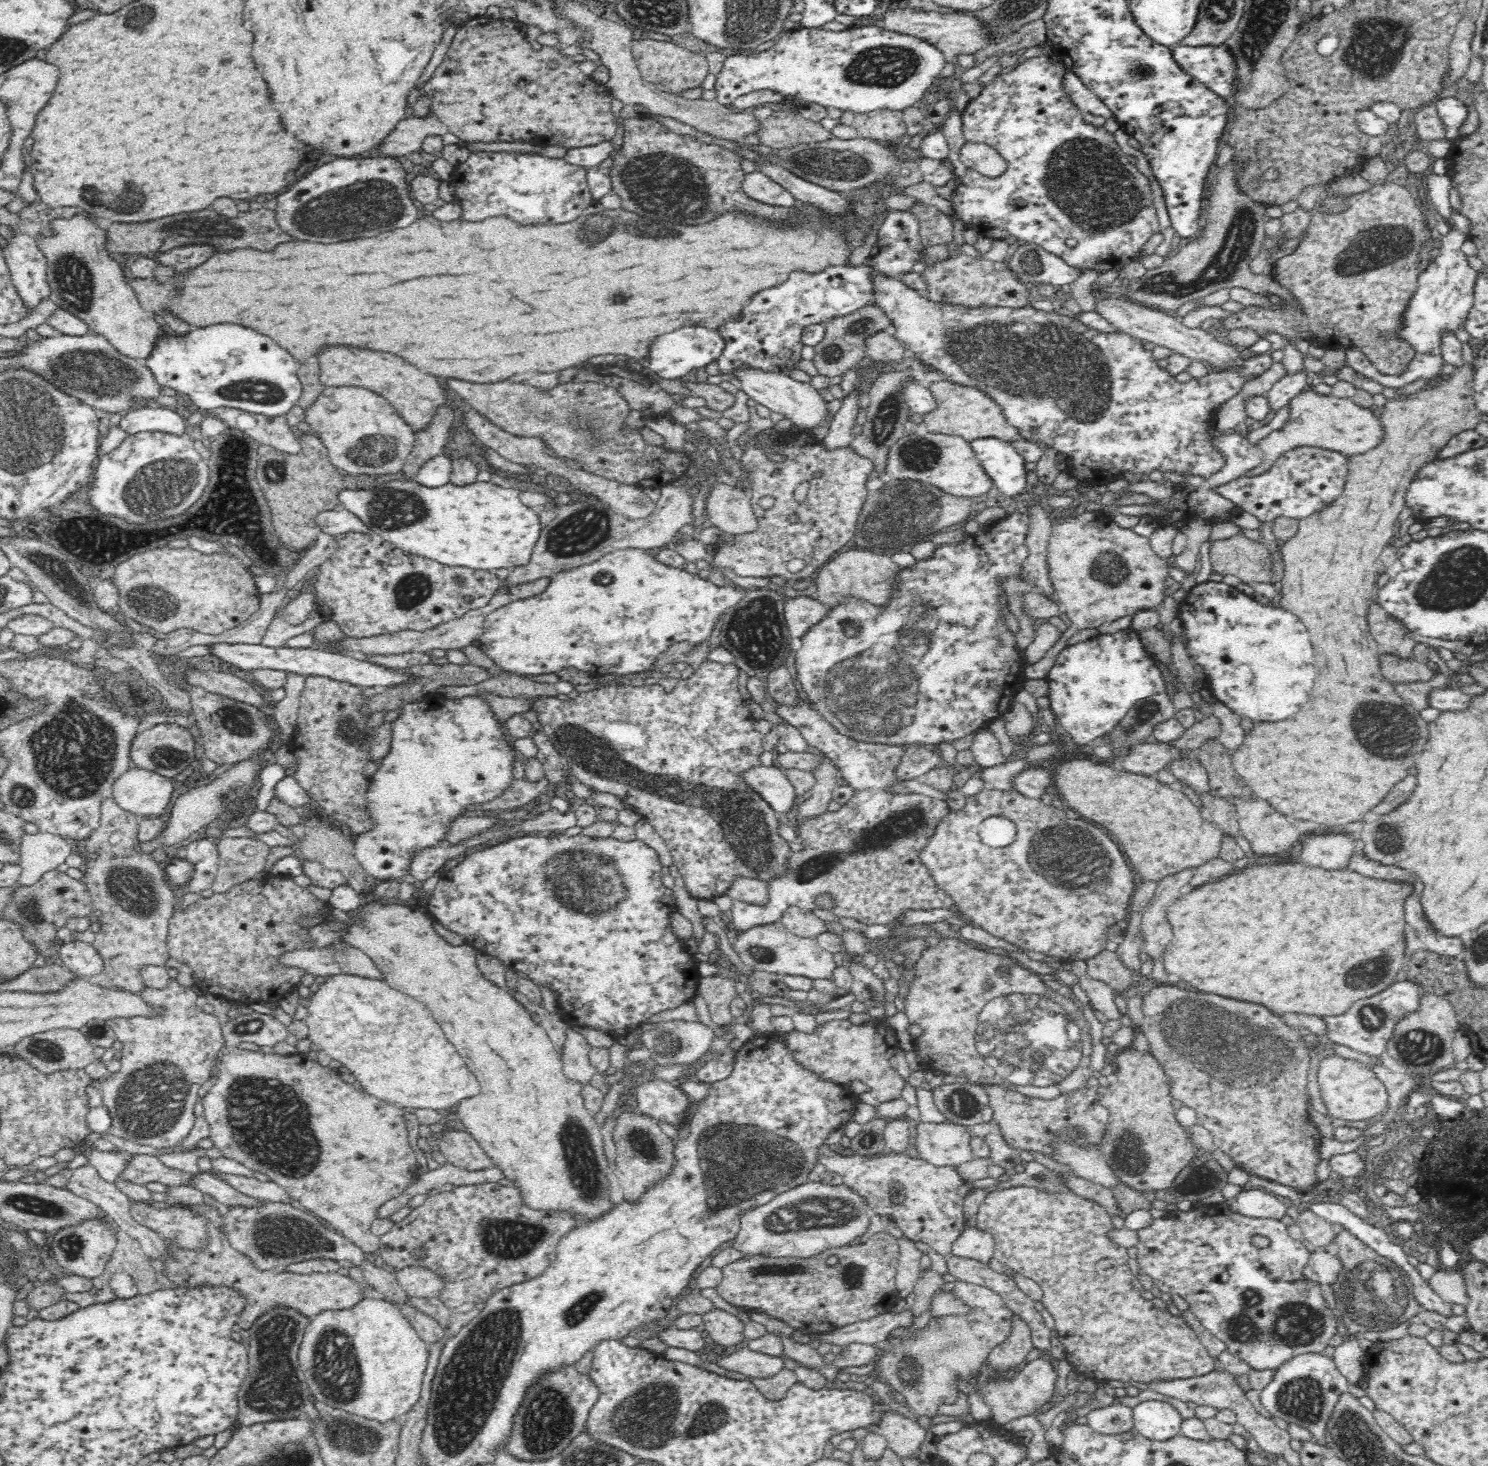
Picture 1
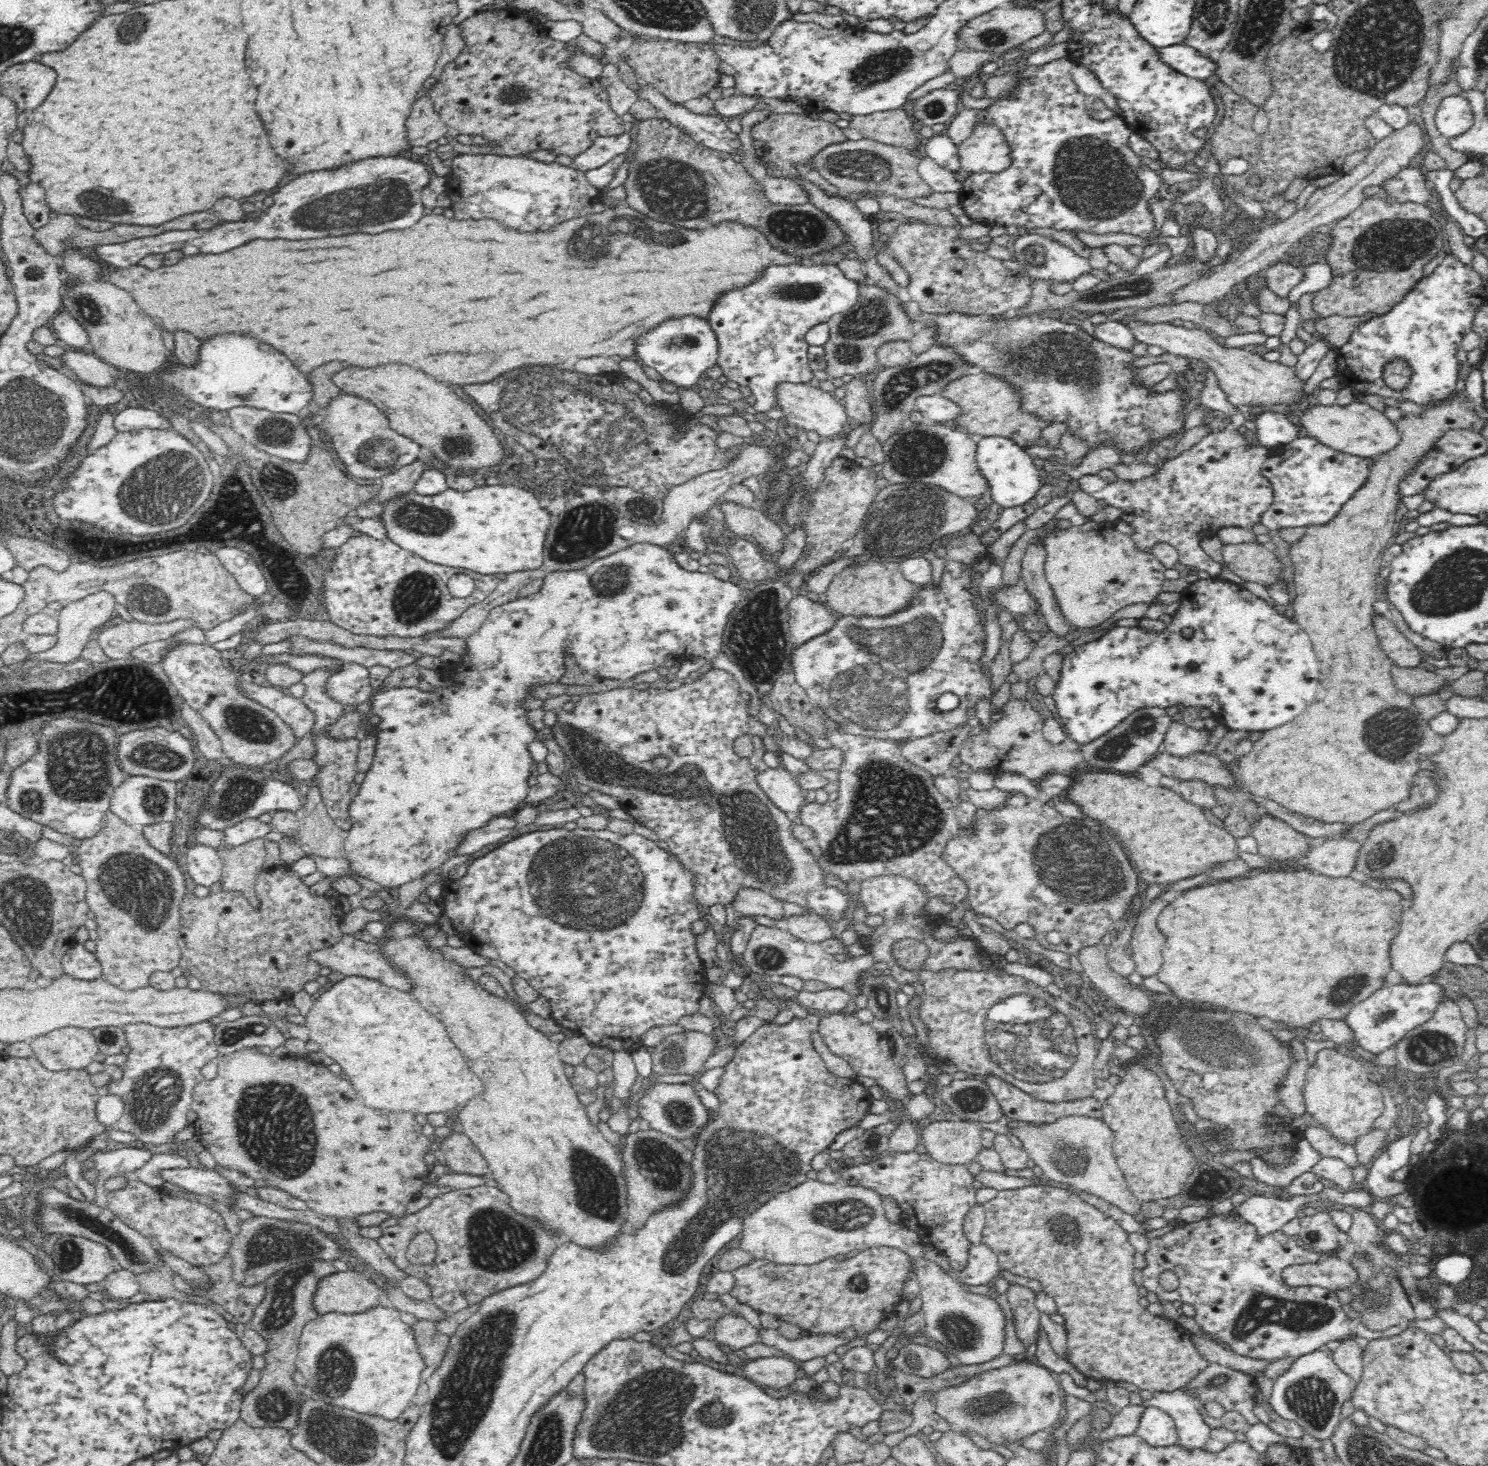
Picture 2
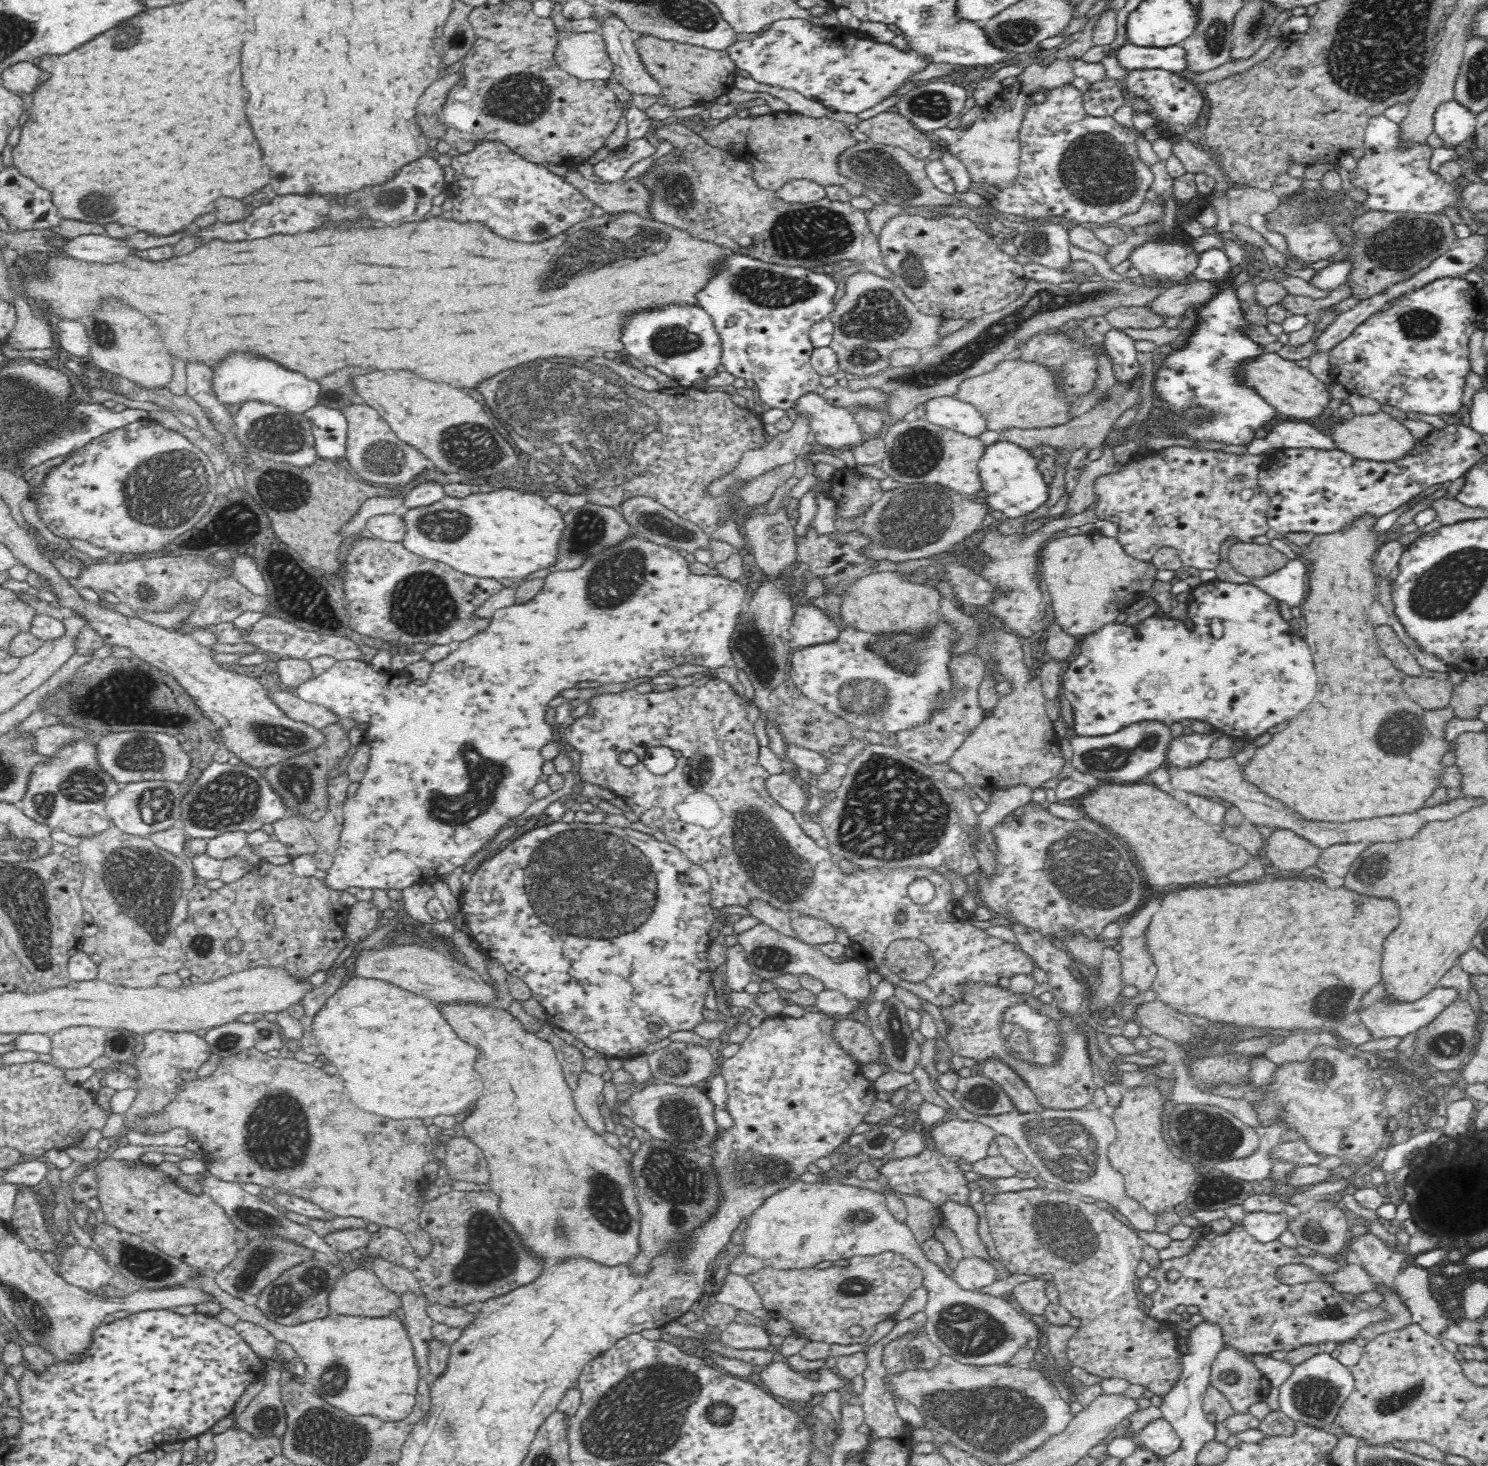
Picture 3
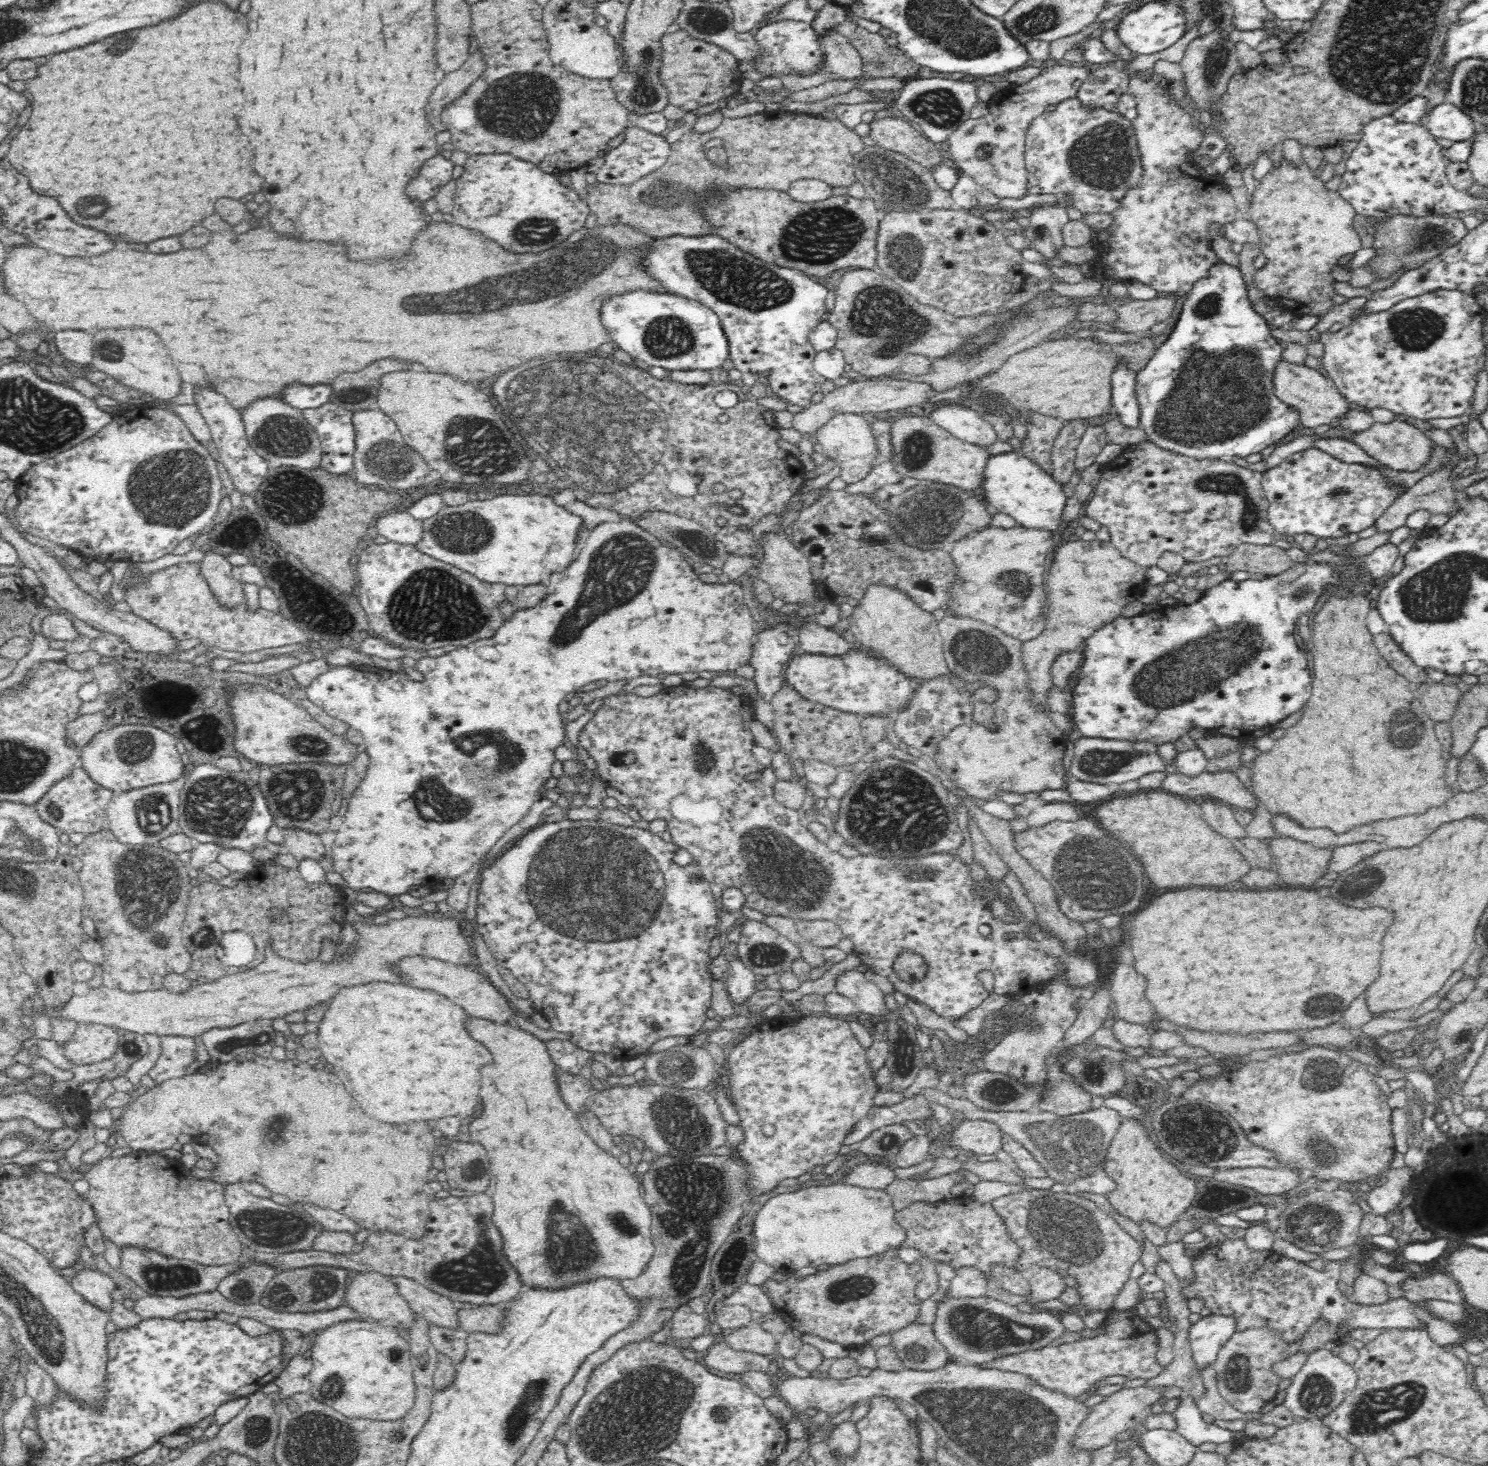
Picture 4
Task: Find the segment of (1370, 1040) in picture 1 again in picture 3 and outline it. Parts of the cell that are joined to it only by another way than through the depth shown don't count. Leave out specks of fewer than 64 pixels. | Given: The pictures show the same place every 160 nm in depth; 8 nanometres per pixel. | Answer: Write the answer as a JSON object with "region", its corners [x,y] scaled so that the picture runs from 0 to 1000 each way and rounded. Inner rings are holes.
{"region":[[[966,673],[963,677],[958,678],[958,679],[950,684],[935,684],[935,682],[934,683],[927,682],[921,686],[921,688],[914,689],[914,695],[915,695],[915,698],[920,703],[922,708],[944,707],[948,705],[952,705],[961,698],[966,692],[981,681],[980,678],[981,677],[978,674],[969,674]]]}

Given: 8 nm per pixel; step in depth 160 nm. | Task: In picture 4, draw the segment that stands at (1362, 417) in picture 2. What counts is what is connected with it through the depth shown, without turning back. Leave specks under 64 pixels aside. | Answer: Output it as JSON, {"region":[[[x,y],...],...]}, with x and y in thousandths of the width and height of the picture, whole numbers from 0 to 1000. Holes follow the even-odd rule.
{"region":[[[940,286],[934,289],[923,288],[919,293],[911,296],[909,302],[938,322],[954,322],[956,319],[958,319],[964,308],[964,302],[958,295],[945,287]]]}

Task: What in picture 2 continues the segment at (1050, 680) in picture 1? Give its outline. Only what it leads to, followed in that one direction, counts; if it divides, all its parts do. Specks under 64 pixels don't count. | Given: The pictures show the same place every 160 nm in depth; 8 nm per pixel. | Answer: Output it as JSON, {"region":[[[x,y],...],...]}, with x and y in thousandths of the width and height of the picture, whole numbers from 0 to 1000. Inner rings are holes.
{"region":[[[813,394],[813,395],[806,395],[802,398],[800,398],[794,405],[793,415],[788,419],[788,424],[781,431],[774,431],[773,429],[766,428],[747,428],[739,432],[737,437],[734,437],[724,441],[718,445],[714,450],[714,454],[711,465],[709,466],[708,472],[706,475],[709,477],[711,490],[715,495],[715,498],[718,501],[719,503],[726,508],[730,505],[735,505],[739,501],[742,501],[748,496],[751,495],[754,491],[757,491],[761,486],[765,486],[767,483],[789,483],[789,482],[796,482],[796,483],[809,483],[813,484],[815,488],[819,491],[819,494],[821,494],[825,498],[835,498],[835,499],[845,499],[852,499],[862,495],[866,491],[868,491],[871,487],[875,487],[878,484],[879,480],[883,479],[884,475],[884,469],[886,469],[886,450],[880,442],[880,435],[878,434],[878,431],[868,424],[870,420],[856,420],[858,419],[855,413],[851,410],[845,408],[840,402],[831,398],[827,398],[823,395]],[[801,428],[802,432],[800,435],[797,435],[794,430]]]}

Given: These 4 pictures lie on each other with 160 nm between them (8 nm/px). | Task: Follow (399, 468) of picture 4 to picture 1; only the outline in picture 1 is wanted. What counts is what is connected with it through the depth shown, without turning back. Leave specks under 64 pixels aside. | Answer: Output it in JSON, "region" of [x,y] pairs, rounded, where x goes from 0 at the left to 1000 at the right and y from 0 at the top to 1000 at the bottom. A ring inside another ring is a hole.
{"region":[[[220,264],[216,269],[214,271],[214,274],[207,280],[206,280],[206,289],[211,296],[216,300],[218,305],[220,306],[223,317],[226,319],[227,322],[233,322],[232,325],[256,325],[257,323],[265,323],[269,321],[273,314],[276,312],[276,309],[278,308],[278,304],[280,303],[279,300],[280,296],[277,295],[275,291],[274,291],[272,286],[265,281],[265,278],[261,275],[261,274],[257,272],[254,269],[249,267],[249,266],[241,265],[241,264]]]}

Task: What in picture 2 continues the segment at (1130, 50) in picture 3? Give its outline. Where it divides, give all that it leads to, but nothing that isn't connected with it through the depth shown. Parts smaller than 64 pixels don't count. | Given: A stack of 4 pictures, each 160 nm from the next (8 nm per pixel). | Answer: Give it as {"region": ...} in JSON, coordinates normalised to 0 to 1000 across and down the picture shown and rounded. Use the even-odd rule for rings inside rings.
{"region":[[[795,29],[776,33],[775,35],[779,42],[782,43],[785,46],[810,56],[814,55],[814,52],[817,48],[816,42],[808,40],[804,34]]]}

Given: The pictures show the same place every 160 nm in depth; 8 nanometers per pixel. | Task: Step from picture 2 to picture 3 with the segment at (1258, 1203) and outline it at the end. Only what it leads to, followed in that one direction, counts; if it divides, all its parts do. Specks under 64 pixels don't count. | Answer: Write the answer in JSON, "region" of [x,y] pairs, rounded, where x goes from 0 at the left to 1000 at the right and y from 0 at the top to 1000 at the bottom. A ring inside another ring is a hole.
{"region":[[[846,825],[845,827],[837,827],[835,836],[841,844],[848,849],[852,849],[863,840],[866,834],[866,831],[864,828]]]}

